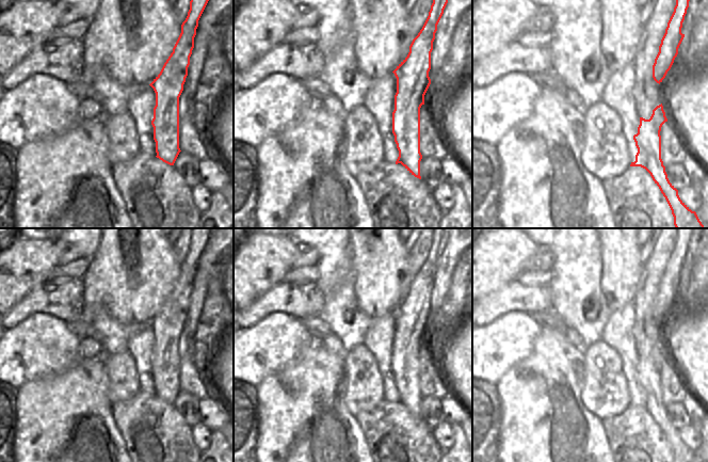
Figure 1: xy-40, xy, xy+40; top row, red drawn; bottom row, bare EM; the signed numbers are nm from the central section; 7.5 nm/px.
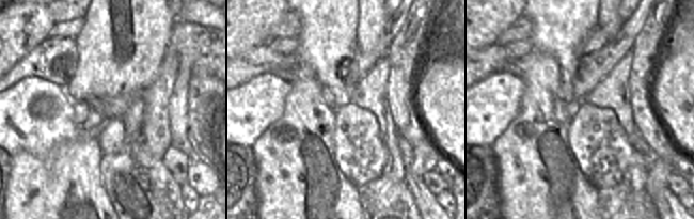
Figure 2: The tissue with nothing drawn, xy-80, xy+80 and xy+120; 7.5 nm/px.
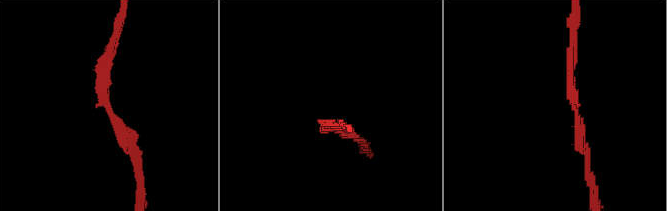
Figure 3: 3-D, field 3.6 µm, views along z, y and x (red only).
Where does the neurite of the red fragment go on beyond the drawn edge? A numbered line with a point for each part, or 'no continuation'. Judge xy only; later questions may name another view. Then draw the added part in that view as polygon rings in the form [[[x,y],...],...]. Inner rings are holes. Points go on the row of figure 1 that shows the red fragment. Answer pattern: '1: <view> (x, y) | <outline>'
no continuation

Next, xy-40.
no continuation

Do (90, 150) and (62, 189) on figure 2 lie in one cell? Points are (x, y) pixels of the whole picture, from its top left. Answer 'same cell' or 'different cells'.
same cell

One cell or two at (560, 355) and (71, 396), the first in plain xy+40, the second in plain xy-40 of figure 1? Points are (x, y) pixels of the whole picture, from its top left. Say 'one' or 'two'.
one

